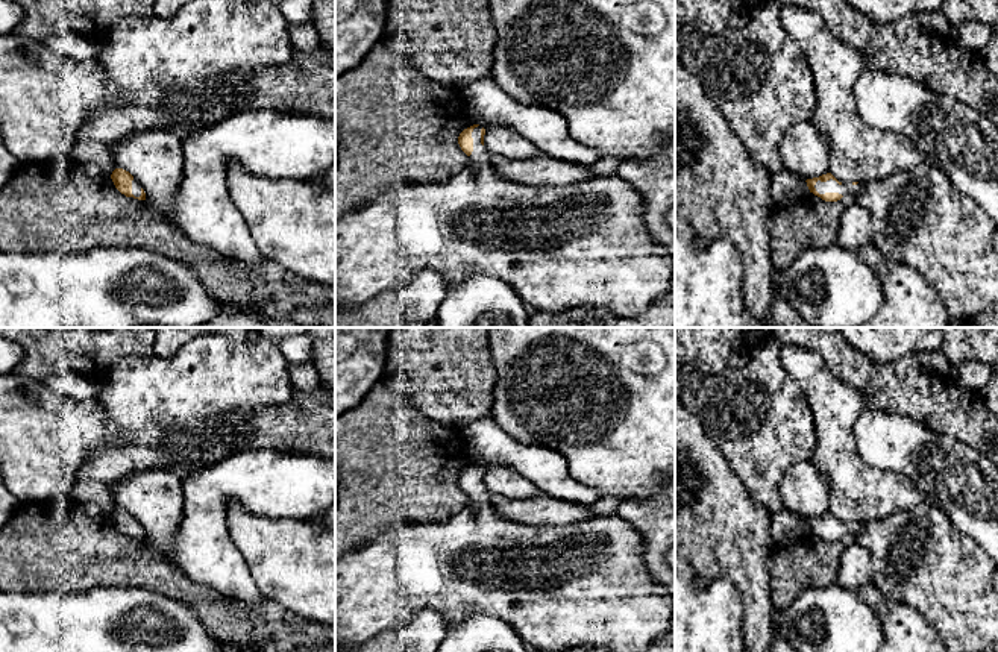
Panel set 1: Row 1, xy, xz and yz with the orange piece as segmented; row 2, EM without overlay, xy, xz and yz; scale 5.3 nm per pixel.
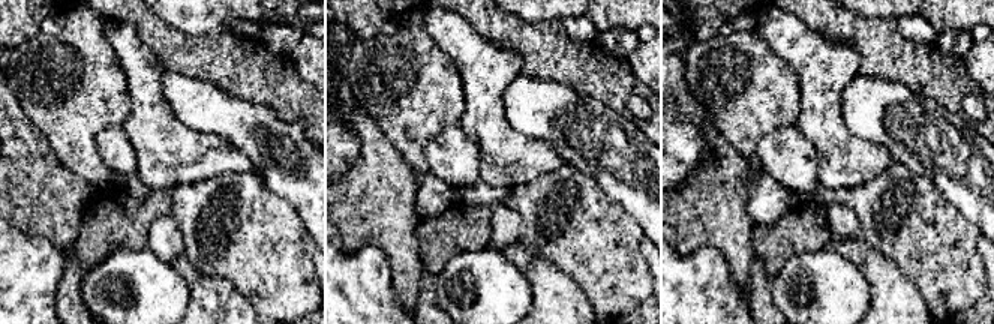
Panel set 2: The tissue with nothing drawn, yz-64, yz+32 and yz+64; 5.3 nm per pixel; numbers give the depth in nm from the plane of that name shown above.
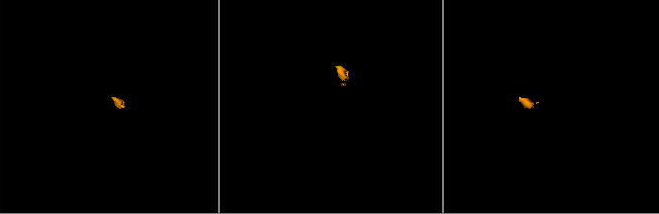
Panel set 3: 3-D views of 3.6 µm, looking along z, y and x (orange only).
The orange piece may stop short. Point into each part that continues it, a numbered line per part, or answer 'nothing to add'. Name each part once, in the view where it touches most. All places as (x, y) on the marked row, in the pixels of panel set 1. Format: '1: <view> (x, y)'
1: yz (919, 219)

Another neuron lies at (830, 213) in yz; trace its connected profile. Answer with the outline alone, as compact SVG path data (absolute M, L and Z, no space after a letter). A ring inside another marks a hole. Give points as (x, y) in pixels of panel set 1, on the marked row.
M807 193L790 206L772 211L766 227L774 268L783 271L799 253L836 244L840 218L852 202L852 197L825 202Z

